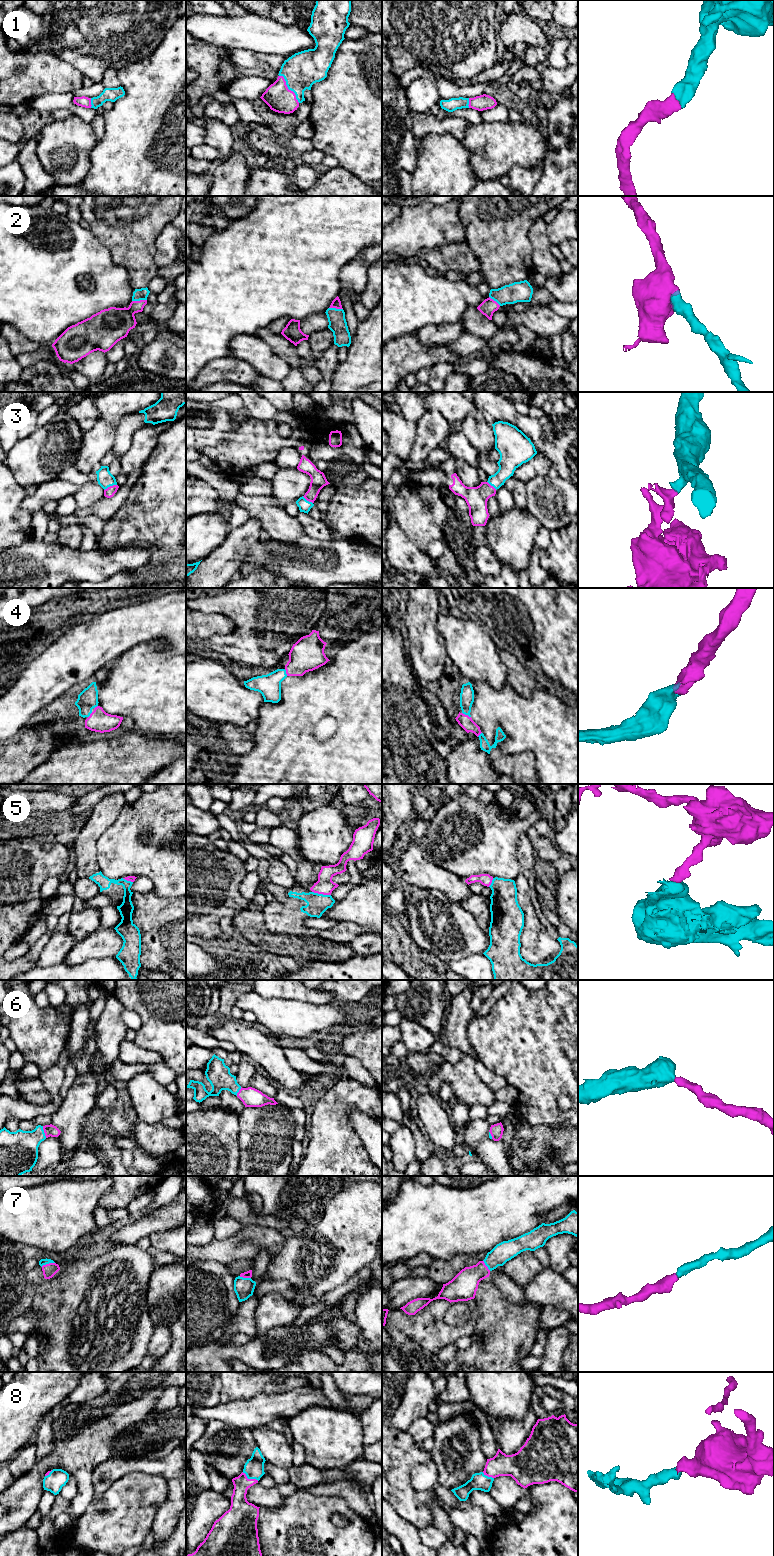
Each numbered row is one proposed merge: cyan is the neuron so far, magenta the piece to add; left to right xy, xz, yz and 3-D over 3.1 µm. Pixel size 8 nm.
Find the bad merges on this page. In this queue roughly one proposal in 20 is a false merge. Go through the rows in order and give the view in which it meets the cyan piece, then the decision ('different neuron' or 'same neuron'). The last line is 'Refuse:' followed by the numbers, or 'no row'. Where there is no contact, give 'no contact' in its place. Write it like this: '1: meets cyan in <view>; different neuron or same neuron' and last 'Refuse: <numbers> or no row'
1: meets cyan in xz; same neuron
2: meets cyan in xy; same neuron
3: meets cyan in xy; same neuron
4: meets cyan in yz; same neuron
5: meets cyan in xz; same neuron
6: meets cyan in xy; same neuron
7: meets cyan in xy; same neuron
8: meets cyan in xz; same neuron
Refuse: no row

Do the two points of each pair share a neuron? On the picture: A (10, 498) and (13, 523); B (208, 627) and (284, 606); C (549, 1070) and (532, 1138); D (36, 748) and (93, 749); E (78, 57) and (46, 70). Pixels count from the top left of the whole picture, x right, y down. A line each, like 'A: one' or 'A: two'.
A: one
B: two
C: two
D: two
E: two

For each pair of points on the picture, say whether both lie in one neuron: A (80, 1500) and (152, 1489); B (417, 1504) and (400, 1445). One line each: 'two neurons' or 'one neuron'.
A: two neurons
B: one neuron

